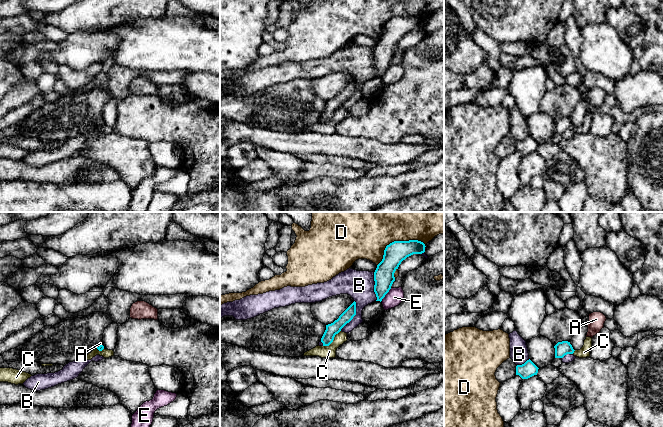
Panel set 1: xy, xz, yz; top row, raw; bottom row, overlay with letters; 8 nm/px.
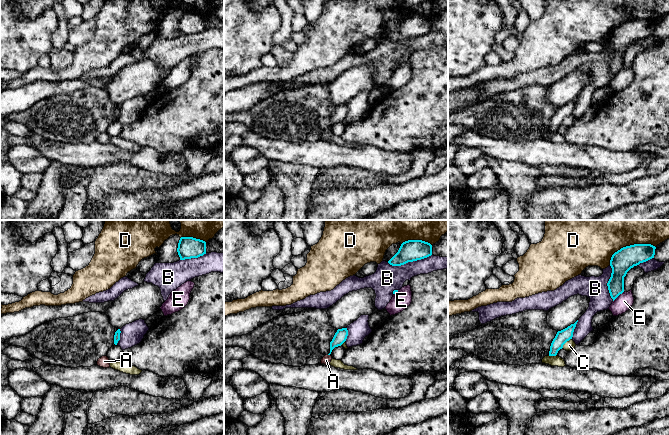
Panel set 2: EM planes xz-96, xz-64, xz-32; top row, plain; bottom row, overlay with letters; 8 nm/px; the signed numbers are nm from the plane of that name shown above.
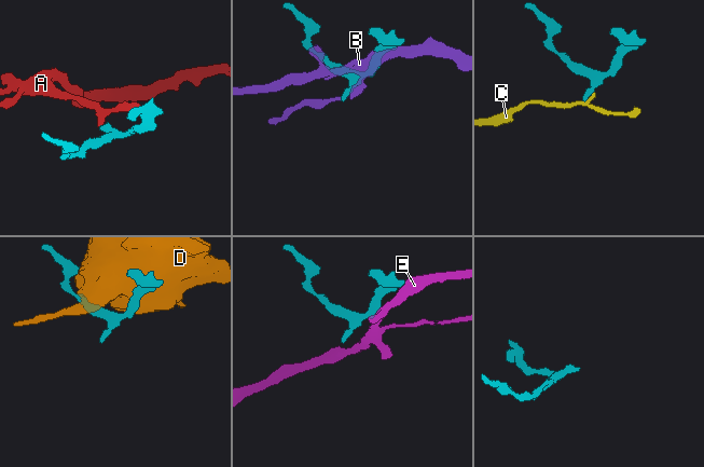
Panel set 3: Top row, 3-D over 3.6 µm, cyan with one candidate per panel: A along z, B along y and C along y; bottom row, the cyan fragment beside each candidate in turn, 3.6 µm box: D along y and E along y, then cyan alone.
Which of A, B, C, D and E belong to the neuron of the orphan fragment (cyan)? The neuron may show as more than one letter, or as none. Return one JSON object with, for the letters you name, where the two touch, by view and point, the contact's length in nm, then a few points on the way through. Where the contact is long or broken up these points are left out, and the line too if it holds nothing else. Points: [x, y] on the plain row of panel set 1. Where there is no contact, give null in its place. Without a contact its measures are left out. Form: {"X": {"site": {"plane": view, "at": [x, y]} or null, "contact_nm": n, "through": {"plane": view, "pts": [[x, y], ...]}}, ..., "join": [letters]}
{"A": {"site": {"plane": "xy", "at": [100, 121]}, "contact_nm": 50, "through": {"plane": "xy", "pts": [[101, 123], [100, 121], [100, 119]]}}, "join": ["A"]}

